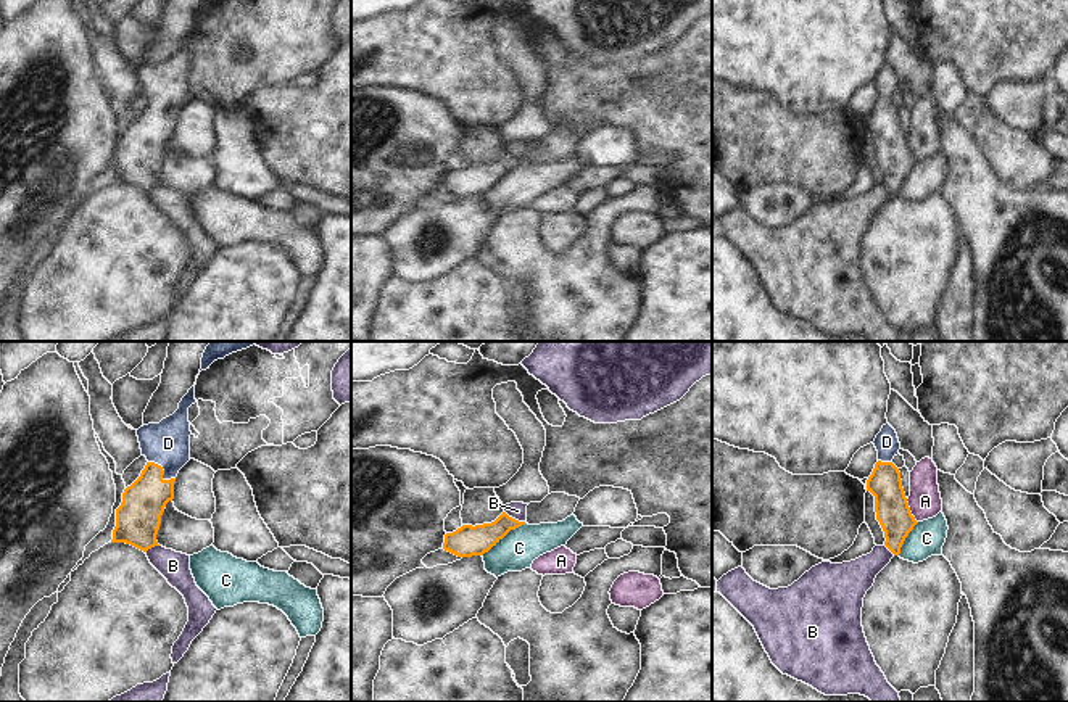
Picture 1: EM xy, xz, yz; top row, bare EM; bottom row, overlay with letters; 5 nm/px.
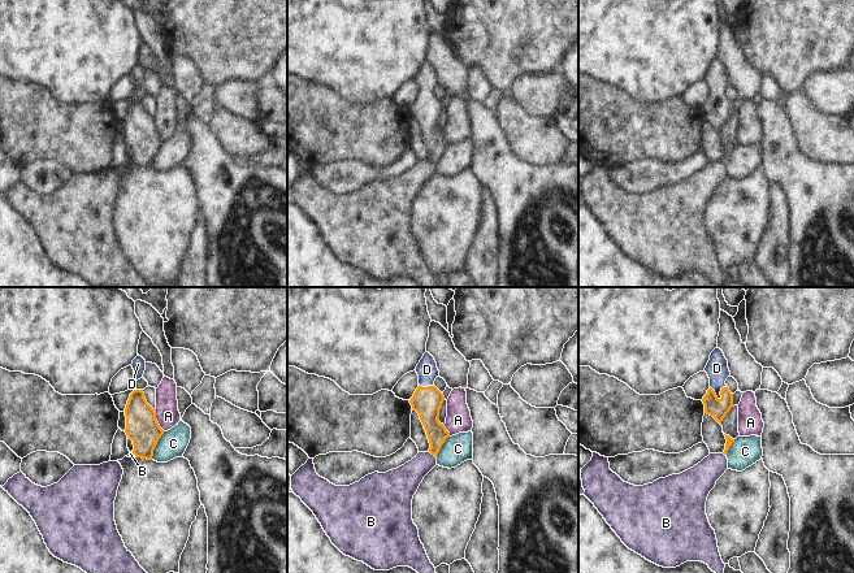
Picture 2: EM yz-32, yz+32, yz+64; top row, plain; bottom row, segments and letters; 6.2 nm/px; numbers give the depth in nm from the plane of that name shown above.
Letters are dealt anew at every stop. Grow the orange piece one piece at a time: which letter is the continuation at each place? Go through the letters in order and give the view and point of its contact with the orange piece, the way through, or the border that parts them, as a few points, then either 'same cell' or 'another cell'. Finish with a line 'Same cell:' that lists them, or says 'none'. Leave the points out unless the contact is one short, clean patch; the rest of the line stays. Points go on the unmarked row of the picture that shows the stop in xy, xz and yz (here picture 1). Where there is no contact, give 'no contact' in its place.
A: contact yz (909, 150); border yz (906, 139), (917, 161); another cell
B: contact xz (514, 158); border xz (505, 150), (524, 161); another cell
C: contact xz (503, 176); border xz (525, 163), (511, 168), (482, 195); another cell
D: contact xy (163, 111); way xy (139, 155), (145, 137), (163, 111), (168, 82); same cell
Same cell: D

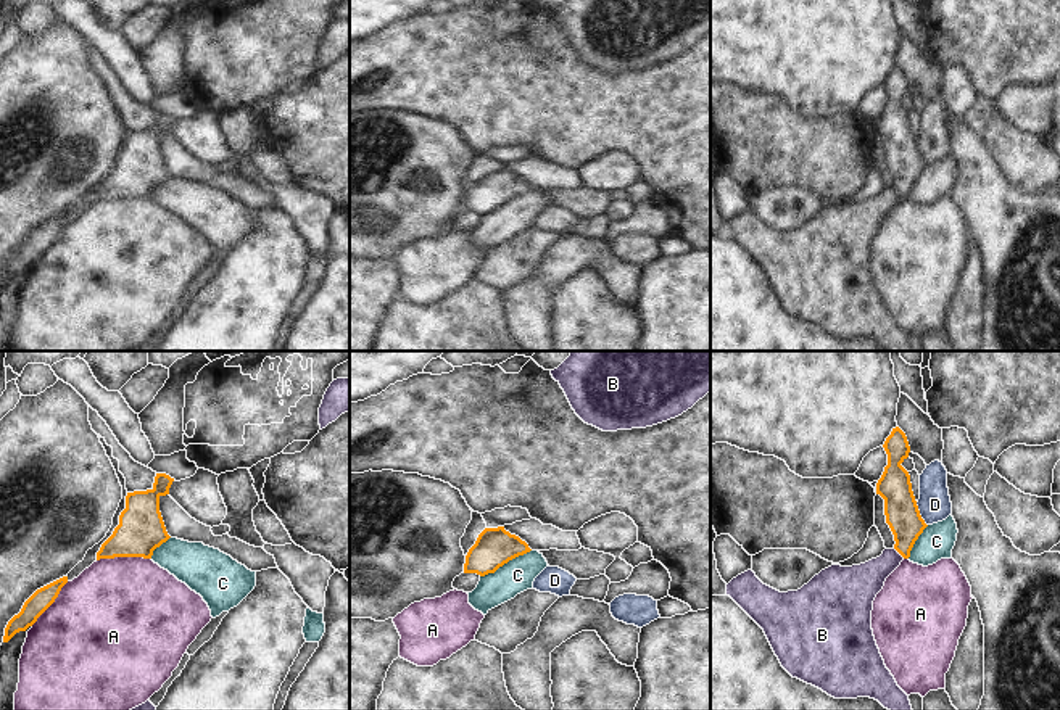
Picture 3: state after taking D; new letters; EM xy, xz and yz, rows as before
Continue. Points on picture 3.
A: contact xy (123, 195); another cell
B: contact yz (899, 192); another cell
C: contact xz (505, 202); border xz (530, 189), (480, 216); another cell
D: contact yz (919, 153); border yz (915, 142), (927, 165); another cell
Same cell: none

